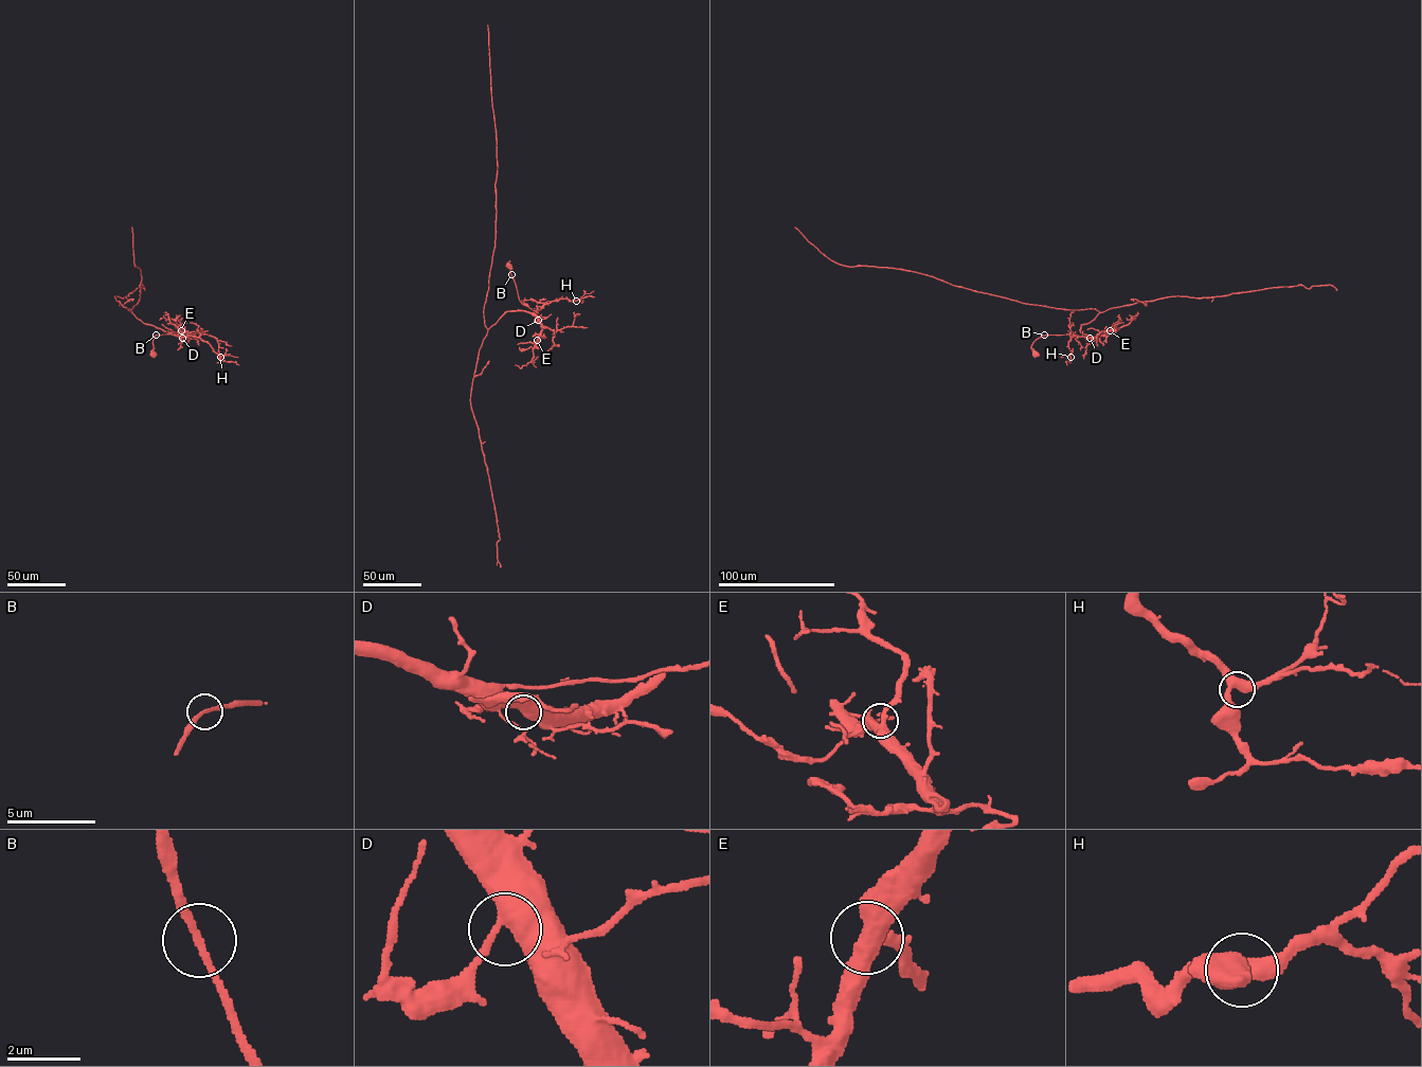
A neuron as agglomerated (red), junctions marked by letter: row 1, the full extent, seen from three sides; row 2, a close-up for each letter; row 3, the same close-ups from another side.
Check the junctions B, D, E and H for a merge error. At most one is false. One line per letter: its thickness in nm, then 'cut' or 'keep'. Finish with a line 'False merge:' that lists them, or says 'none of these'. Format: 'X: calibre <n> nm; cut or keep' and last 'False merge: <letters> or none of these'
B: calibre 180 nm; keep
D: calibre 550 nm; keep
E: calibre 360 nm; keep
H: calibre 420 nm; keep
False merge: none of these

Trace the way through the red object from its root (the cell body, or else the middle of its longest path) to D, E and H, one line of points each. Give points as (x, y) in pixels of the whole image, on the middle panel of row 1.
D: (509, 266), (519, 301), (535, 311), (538, 320)
E: (509, 266), (519, 301), (535, 311), (542, 327), (537, 340)
H: (509, 266), (519, 301), (535, 312), (544, 304), (560, 299), (576, 301)

